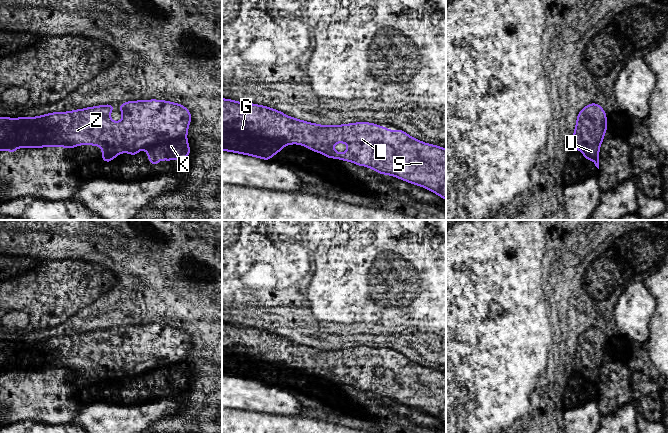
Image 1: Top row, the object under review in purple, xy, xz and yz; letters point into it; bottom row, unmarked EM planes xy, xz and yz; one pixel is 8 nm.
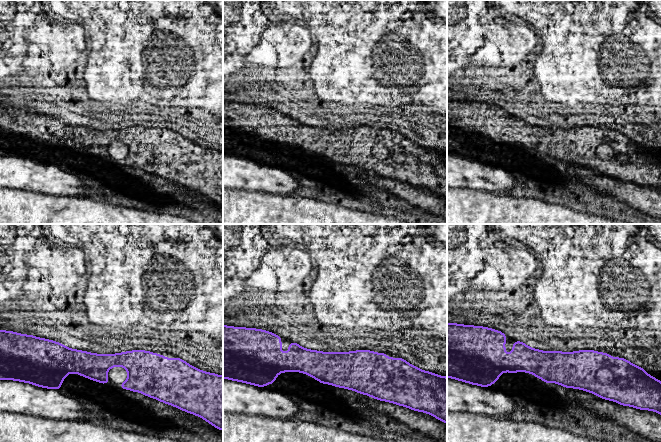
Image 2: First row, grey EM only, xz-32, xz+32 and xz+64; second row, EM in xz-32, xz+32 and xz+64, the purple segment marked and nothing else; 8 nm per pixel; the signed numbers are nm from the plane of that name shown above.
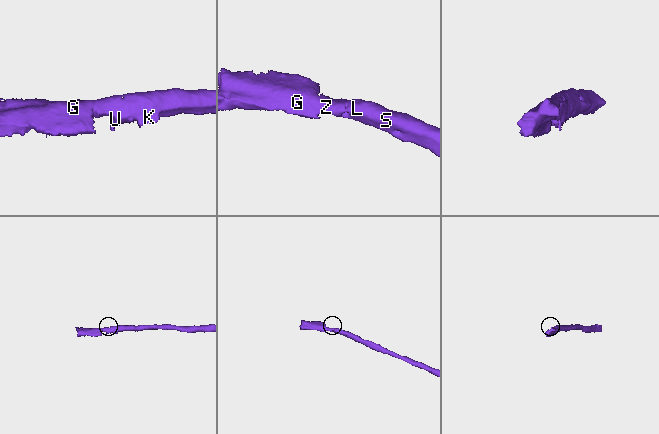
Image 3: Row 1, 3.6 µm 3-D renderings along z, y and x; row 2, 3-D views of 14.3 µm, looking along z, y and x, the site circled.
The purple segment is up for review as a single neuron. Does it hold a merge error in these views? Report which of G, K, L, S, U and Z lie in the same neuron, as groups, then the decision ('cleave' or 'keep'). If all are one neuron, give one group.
groups G K L S U Z; keep

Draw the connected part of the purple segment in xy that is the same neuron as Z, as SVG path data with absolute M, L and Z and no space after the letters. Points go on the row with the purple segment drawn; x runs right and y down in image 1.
M155 99L127 101L119 105L122 112L122 120L120 122L114 122L110 119L110 114L114 107L114 105L107 104L68 112L54 112L38 117L13 119L5 116L0 117L0 151L8 150L11 153L15 153L15 150L21 147L42 148L46 146L70 149L89 143L93 147L101 146L102 160L106 163L112 161L121 153L127 152L130 155L137 155L141 149L145 149L148 154L148 160L153 166L157 165L161 159L173 161L175 159L185 159L189 156L190 148L186 136L191 122L191 113L183 105Z

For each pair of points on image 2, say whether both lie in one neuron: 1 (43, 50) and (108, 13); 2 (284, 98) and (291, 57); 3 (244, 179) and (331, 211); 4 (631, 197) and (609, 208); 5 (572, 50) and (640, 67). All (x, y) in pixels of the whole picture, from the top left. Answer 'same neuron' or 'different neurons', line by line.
1: different neurons
2: different neurons
3: different neurons
4: different neurons
5: same neuron

